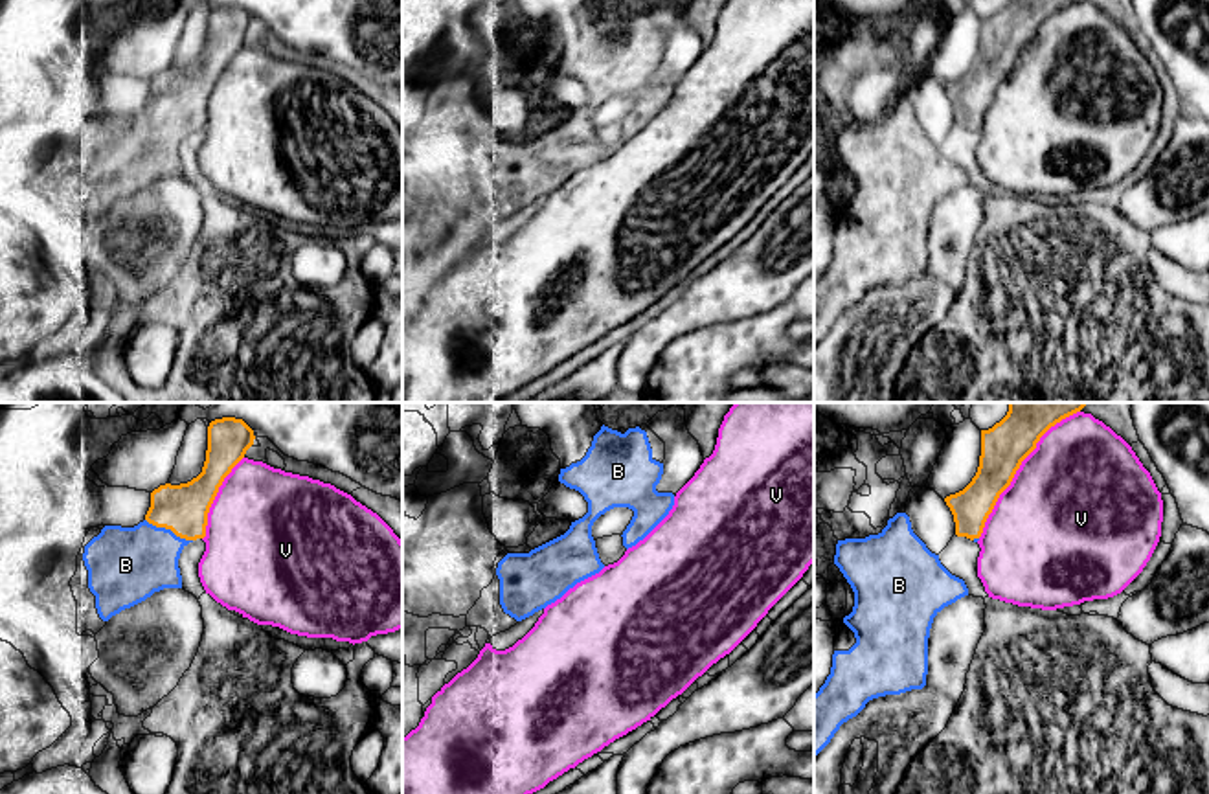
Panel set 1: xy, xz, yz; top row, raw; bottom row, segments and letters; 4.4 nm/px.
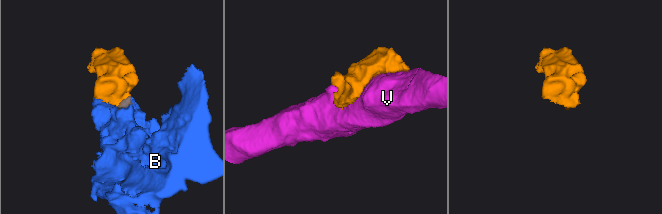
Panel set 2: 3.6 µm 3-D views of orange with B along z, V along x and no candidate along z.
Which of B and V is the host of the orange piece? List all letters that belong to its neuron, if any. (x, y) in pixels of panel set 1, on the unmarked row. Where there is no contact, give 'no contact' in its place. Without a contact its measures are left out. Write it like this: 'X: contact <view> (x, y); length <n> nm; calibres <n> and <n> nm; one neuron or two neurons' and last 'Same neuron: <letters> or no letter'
B: contact xy (169, 116); length 220 nm; calibres 220 and 340 nm; one neuron
V: contact yz (1018, 56); length 700 nm; calibres 200 and 500 nm; two neurons
Same neuron: B

